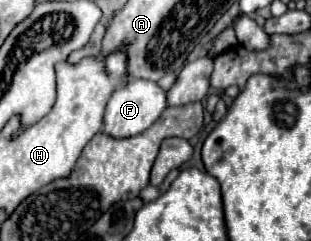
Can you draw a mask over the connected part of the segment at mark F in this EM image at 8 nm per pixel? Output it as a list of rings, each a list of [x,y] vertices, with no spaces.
[[[129,80],[125,86],[117,88],[113,96],[107,102],[105,108],[105,120],[103,120],[103,132],[111,134],[113,138],[129,138],[145,132],[167,108],[167,94],[165,90],[151,80]]]

